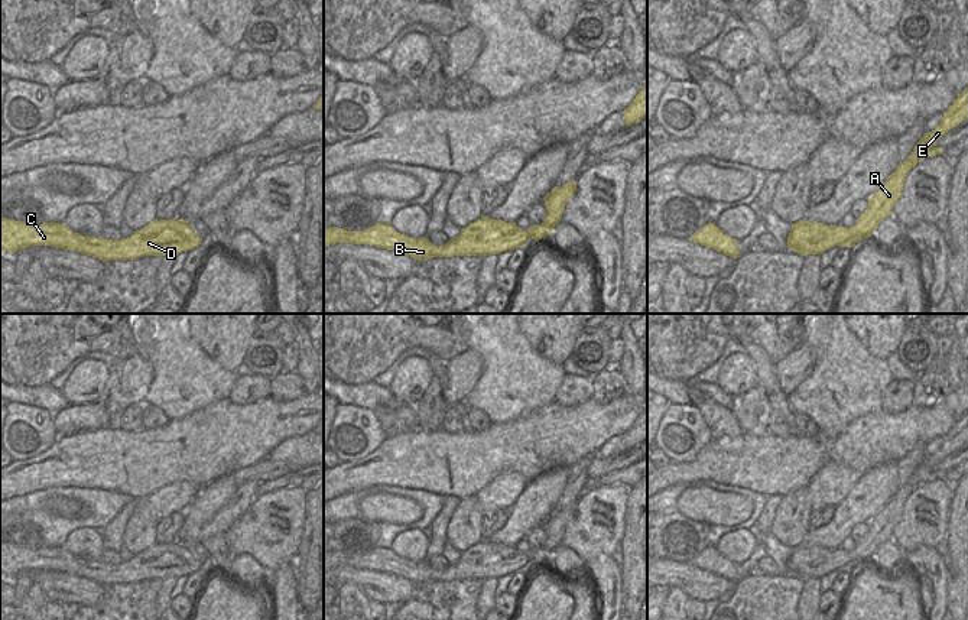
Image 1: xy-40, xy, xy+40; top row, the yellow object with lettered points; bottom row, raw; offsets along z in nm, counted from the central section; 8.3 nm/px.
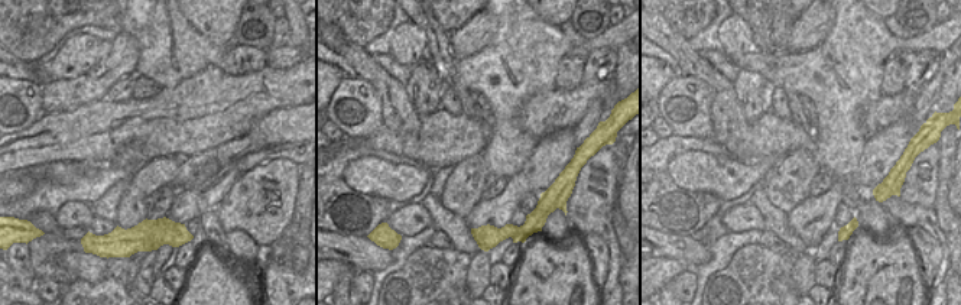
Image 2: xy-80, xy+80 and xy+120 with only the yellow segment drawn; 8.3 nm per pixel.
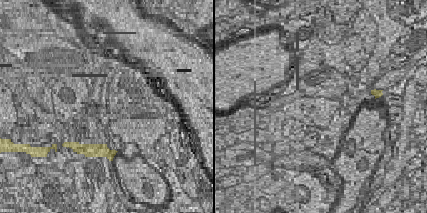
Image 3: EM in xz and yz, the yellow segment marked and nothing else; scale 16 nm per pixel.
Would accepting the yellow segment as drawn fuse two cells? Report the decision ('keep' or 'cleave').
keep

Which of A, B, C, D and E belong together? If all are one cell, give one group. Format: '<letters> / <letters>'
A B C D E

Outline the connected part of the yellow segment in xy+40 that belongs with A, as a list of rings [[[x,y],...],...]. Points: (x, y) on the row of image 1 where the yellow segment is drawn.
[[[968,87],[958,94],[956,100],[943,113],[939,126],[925,133],[917,142],[912,155],[887,178],[883,186],[868,198],[868,208],[861,214],[850,228],[839,225],[826,225],[824,223],[809,223],[799,220],[792,224],[787,236],[787,249],[800,254],[822,254],[824,251],[841,246],[854,247],[858,240],[871,237],[880,221],[891,215],[894,204],[899,201],[903,182],[915,165],[925,158],[942,153],[936,142],[949,130],[968,119]]]

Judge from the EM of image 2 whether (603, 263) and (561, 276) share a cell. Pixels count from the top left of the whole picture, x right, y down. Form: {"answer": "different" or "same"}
{"answer": "different"}

